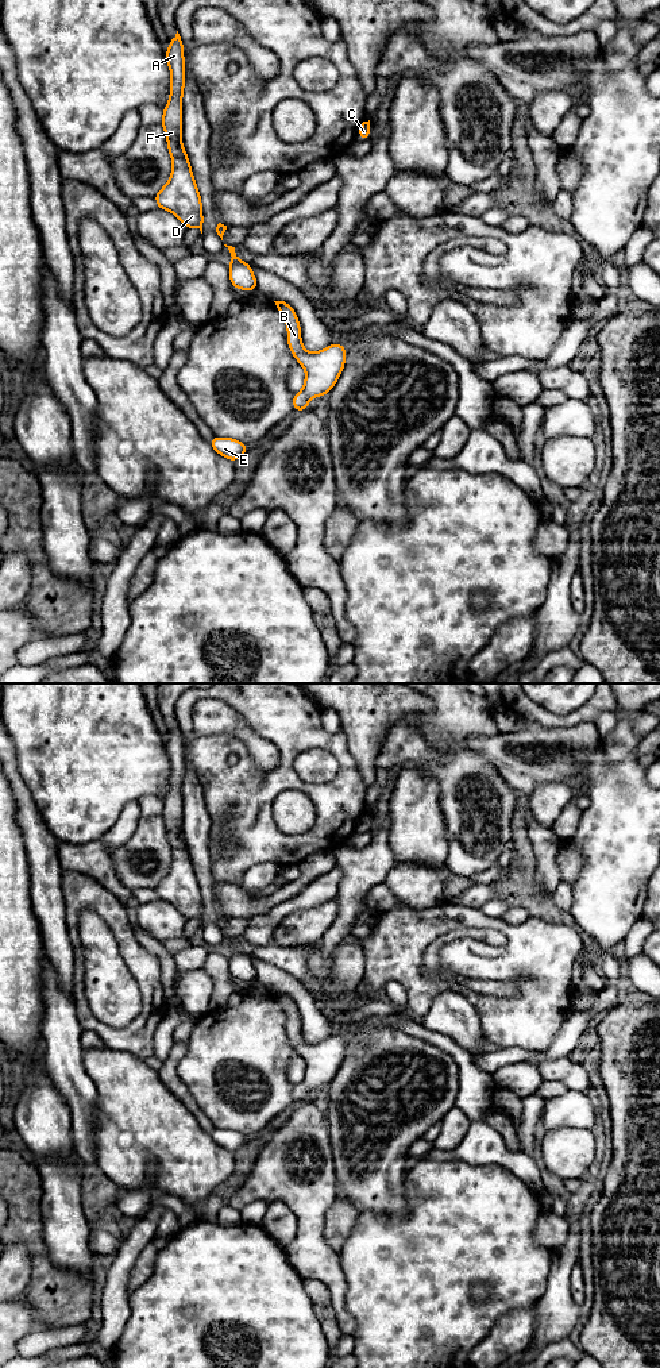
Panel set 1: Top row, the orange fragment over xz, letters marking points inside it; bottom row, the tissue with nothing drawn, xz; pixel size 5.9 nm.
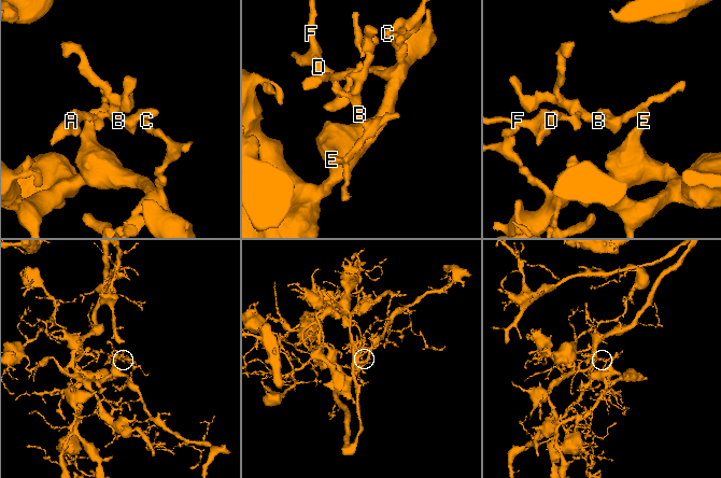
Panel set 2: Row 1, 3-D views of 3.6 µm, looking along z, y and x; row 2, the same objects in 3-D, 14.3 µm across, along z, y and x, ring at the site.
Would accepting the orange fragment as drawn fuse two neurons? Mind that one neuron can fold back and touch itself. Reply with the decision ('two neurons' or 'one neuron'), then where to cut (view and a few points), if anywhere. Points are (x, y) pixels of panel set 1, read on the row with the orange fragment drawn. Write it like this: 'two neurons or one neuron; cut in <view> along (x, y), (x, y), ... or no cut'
one neuron; no cut

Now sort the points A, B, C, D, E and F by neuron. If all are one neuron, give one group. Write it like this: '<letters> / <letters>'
A B C D E F

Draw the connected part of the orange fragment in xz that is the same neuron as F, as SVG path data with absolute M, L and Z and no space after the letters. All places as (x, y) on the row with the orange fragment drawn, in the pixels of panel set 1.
M177 31L166 51L170 68L170 100L163 108L162 127L167 138L167 147L173 161L173 172L167 184L154 200L159 209L173 212L186 228L198 228L202 234L202 205L200 192L184 144L182 135L182 92L185 86L184 46Z

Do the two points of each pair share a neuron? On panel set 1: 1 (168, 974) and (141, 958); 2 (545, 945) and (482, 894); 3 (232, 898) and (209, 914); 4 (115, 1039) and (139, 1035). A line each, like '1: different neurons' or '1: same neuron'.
1: different neurons
2: different neurons
3: different neurons
4: same neuron

